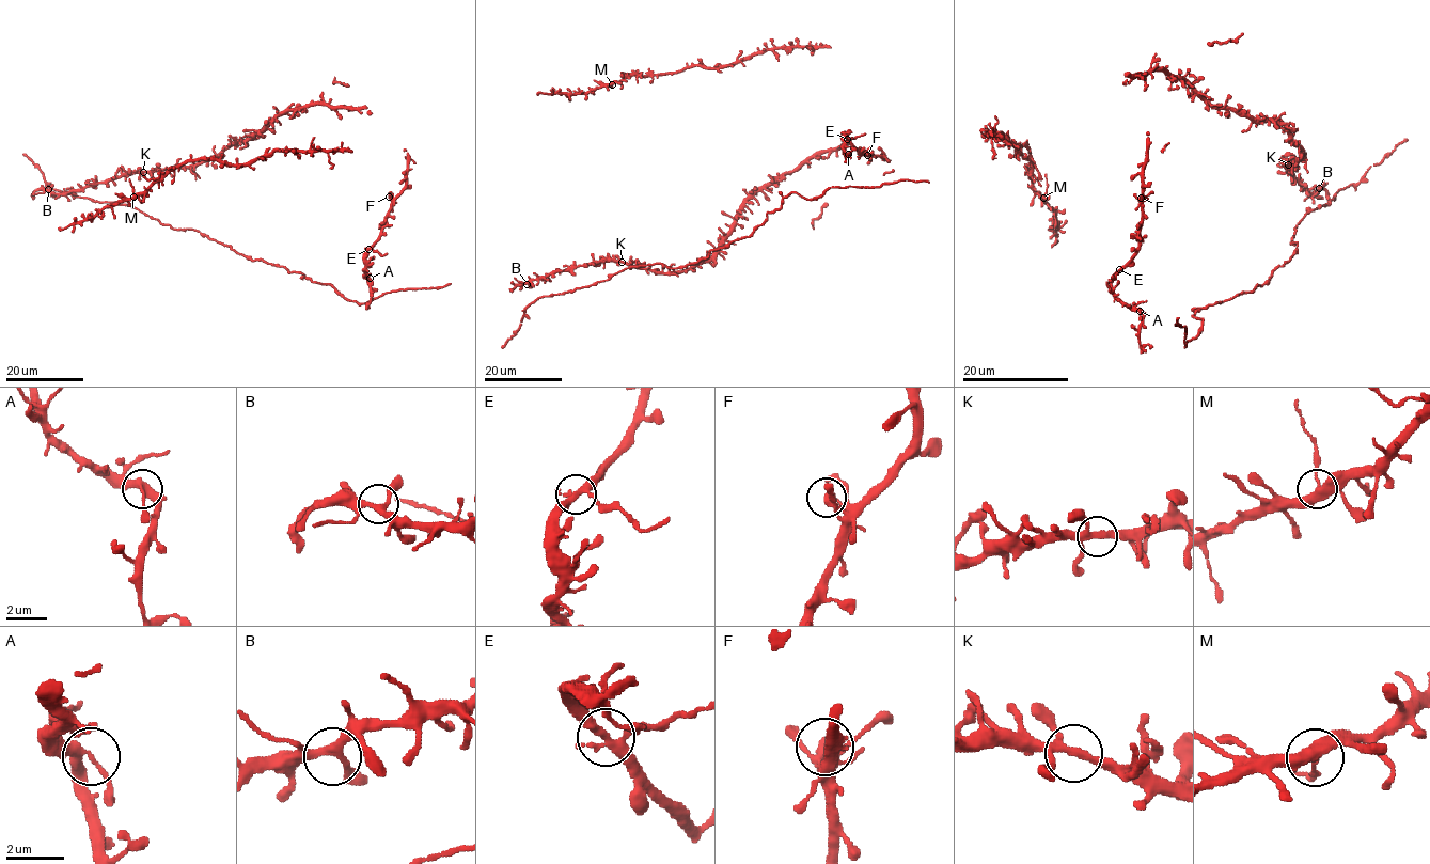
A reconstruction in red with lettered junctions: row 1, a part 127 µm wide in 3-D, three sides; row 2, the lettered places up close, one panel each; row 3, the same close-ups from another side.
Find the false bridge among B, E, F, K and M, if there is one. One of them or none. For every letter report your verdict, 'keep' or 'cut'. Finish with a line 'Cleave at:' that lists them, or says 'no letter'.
B: keep
E: keep
F: keep
K: keep
M: keep
Cleave at: no letter

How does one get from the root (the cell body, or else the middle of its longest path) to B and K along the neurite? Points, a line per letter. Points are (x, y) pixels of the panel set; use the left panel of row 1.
B: (128, 175), (94, 182), (65, 193), (52, 193), (48, 189)
K: (128, 175), (143, 172)

